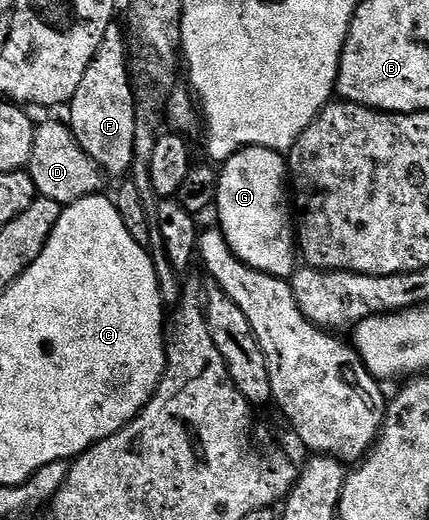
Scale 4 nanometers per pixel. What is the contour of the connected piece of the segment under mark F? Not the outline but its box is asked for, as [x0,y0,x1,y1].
[67,25,139,177]

